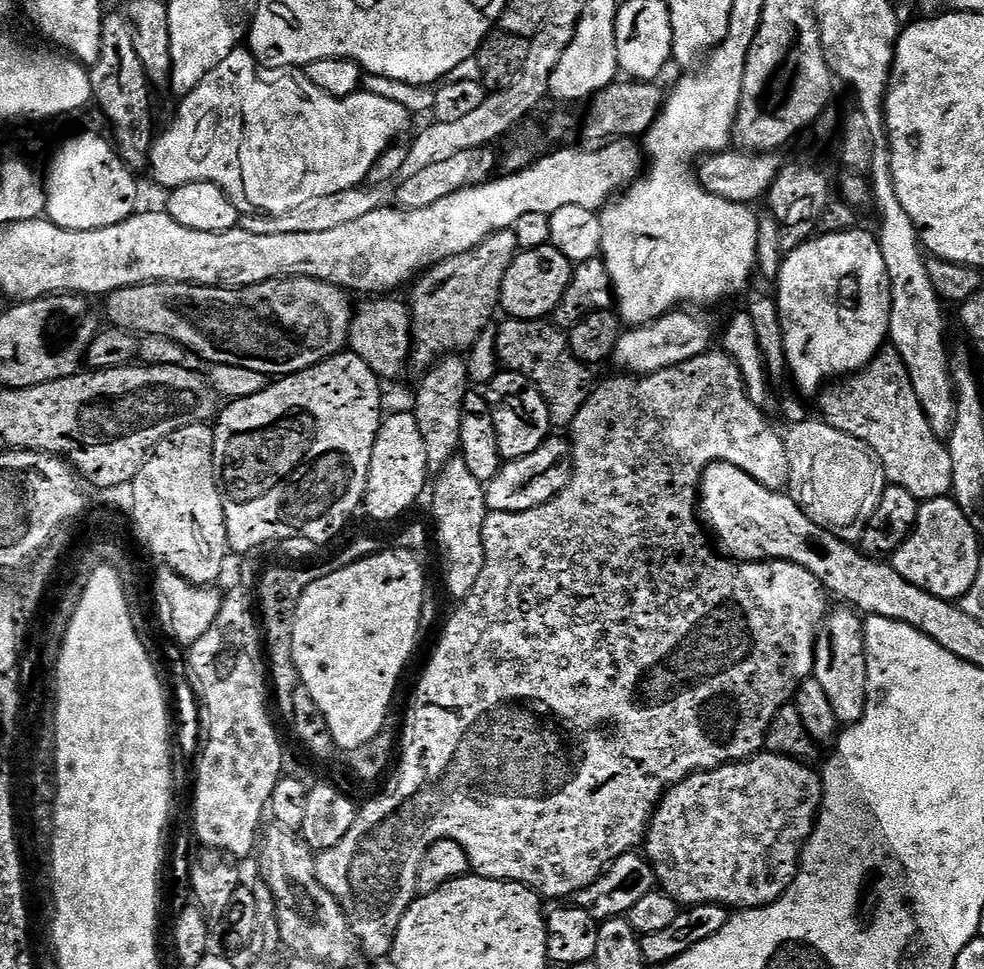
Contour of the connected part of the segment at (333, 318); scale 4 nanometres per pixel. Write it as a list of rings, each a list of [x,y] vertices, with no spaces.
[[[289,276],[278,280],[267,280],[261,284],[251,284],[245,288],[211,288],[205,284],[179,284],[178,282],[152,280],[149,284],[134,284],[109,292],[103,303],[105,303],[104,312],[108,315],[107,323],[113,328],[121,328],[122,331],[129,334],[140,332],[139,335],[141,337],[161,336],[162,338],[168,338],[187,350],[191,355],[193,352],[194,355],[208,360],[207,363],[209,365],[242,366],[242,370],[254,370],[265,378],[283,378],[285,376],[295,376],[298,372],[305,372],[306,369],[313,368],[320,361],[328,359],[333,351],[332,343],[339,336],[341,339],[342,333],[350,322],[350,308],[348,312],[347,298],[349,299],[341,289],[335,288],[332,284],[323,284],[320,280],[311,280],[301,276]]]

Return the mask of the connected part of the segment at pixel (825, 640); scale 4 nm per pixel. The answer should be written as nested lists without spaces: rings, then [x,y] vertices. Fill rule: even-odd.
[[[840,611],[844,612],[836,612],[833,616],[831,613],[827,617],[822,631],[815,637],[810,668],[816,675],[813,676],[815,684],[822,688],[822,694],[826,696],[826,702],[830,702],[830,710],[837,721],[847,726],[855,724],[864,713],[864,644],[861,625],[855,620],[857,617],[851,611]]]

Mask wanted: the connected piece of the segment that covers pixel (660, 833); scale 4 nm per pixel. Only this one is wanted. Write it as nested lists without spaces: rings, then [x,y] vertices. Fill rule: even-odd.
[[[761,750],[746,760],[736,761],[735,764],[722,764],[717,768],[706,768],[702,772],[693,772],[691,776],[671,785],[655,805],[654,815],[650,820],[650,838],[652,834],[652,848],[656,851],[653,856],[650,856],[650,864],[654,869],[659,891],[664,892],[680,906],[722,904],[729,910],[743,910],[745,908],[762,908],[765,904],[774,903],[788,887],[794,875],[801,847],[812,831],[814,817],[819,807],[822,780],[817,773],[815,776],[806,765],[808,764],[799,759]],[[667,844],[668,852],[660,852]]]

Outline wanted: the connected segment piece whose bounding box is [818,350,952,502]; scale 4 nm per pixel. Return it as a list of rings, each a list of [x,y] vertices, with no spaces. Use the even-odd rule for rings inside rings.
[[[895,351],[877,352],[860,371],[837,379],[828,387],[819,393],[819,396],[821,395],[819,419],[834,430],[845,432],[847,436],[852,436],[855,440],[864,441],[868,451],[878,461],[883,479],[885,476],[888,484],[896,484],[902,490],[910,490],[910,494],[914,494],[918,502],[936,500],[940,496],[948,496],[951,493],[952,471],[947,447],[941,441],[939,444],[932,437],[934,429],[916,399],[906,379],[904,366],[900,363],[900,357]]]

